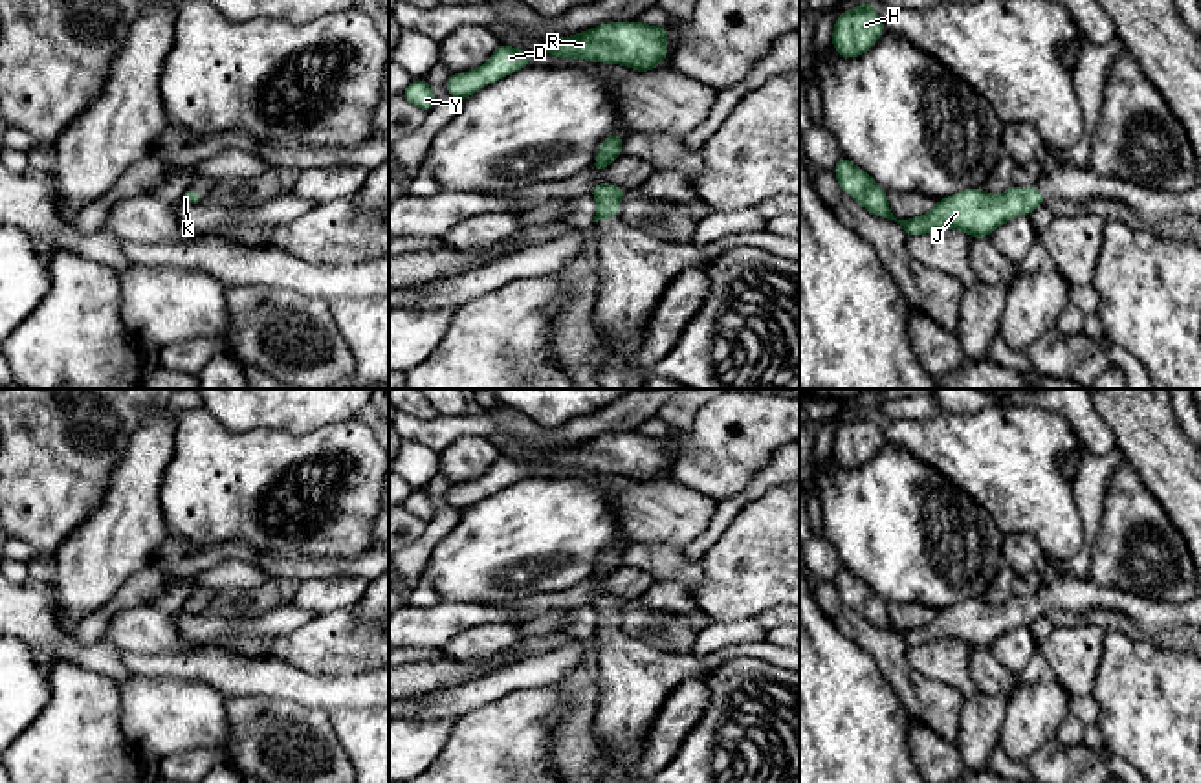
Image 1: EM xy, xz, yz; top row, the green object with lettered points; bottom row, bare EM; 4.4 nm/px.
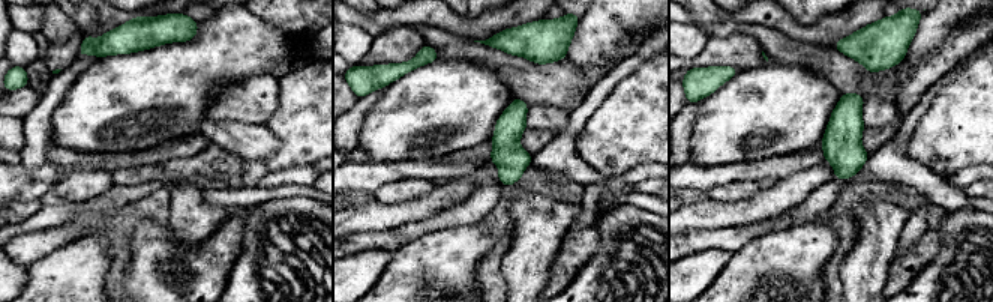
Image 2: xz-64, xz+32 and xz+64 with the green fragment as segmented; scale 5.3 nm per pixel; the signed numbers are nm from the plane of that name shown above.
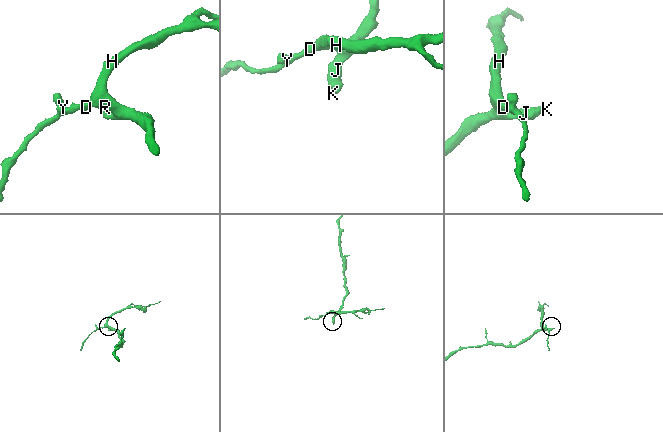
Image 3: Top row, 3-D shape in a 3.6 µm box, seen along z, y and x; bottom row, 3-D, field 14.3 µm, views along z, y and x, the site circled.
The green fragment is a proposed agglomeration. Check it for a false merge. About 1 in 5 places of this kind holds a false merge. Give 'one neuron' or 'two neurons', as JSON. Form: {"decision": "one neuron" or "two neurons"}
{"decision": "one neuron"}

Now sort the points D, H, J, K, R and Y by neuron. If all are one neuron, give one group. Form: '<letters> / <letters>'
D H J K R Y

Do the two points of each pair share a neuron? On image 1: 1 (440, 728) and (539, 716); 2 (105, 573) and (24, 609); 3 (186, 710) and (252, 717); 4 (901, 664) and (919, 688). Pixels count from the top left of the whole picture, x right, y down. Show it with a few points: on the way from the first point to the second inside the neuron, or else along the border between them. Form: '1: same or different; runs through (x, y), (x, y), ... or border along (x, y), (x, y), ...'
1: different; border along (455, 719), (442, 750), (429, 763)
2: different; border along (52, 585), (57, 609), (68, 620), (81, 620)
3: different; border along (224, 699), (228, 752), (231, 756)
4: same; runs through (901, 670), (914, 683)

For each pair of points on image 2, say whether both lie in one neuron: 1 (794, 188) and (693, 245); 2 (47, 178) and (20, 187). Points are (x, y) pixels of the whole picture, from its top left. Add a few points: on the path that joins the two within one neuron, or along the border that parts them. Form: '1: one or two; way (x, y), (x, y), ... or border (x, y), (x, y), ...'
1: two; border (758, 221), (717, 229), (692, 229), (689, 232)
2: one; way (41, 179), (36, 184), (26, 185)

